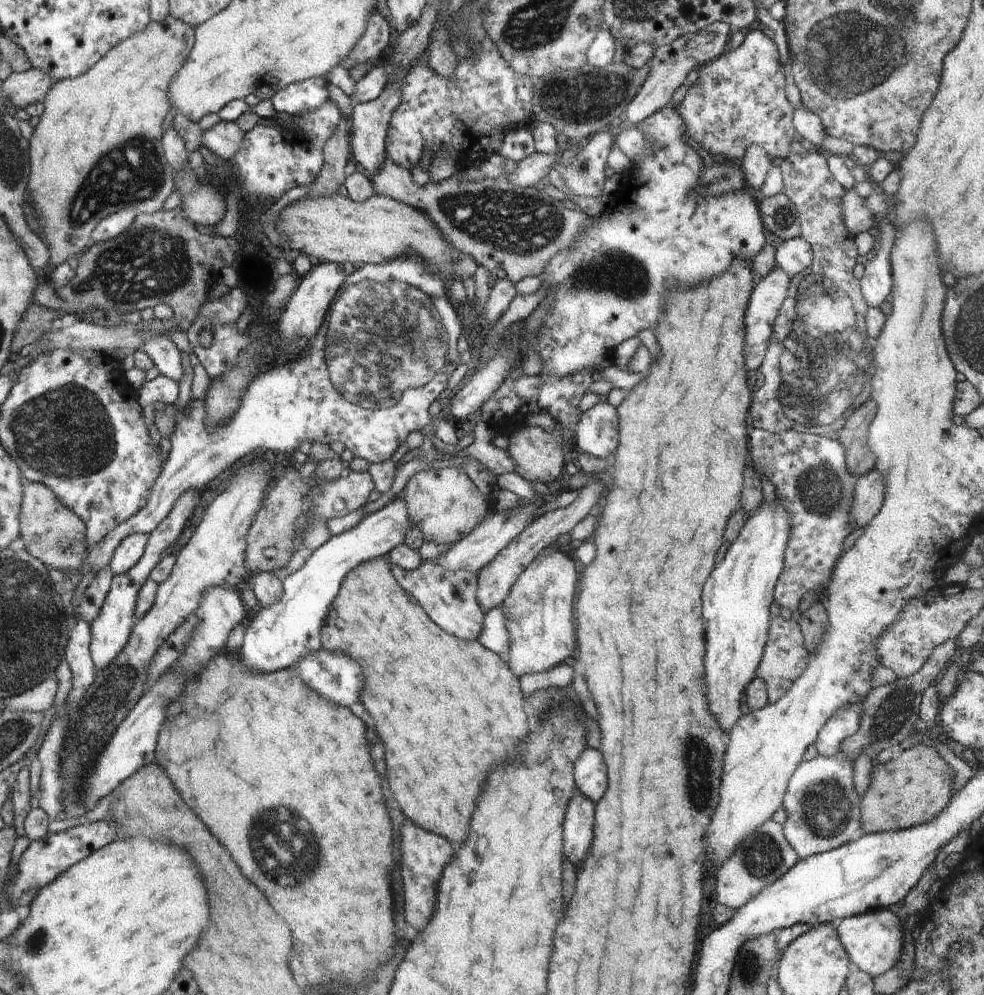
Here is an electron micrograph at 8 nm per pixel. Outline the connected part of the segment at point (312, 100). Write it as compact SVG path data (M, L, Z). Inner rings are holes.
M310 77L301 83L292 83L278 91L271 99L276 112L295 117L316 111L329 100L331 92L324 77Z

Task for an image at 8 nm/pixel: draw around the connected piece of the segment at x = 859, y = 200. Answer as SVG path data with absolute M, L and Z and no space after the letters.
M846 190L841 198L843 219L850 234L857 235L866 232L870 226L877 222L877 218L865 203L866 198L858 195L856 191Z

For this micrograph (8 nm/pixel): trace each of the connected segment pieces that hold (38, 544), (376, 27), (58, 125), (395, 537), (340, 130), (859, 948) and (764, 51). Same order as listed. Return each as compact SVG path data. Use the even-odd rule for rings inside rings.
M27 482L25 500L20 514L20 535L32 556L38 557L42 564L61 570L66 577L74 574L86 554L87 528L84 521L73 510L66 508L61 500L42 483Z
M380 13L370 18L370 24L362 36L362 40L355 45L353 52L347 57L342 67L350 70L359 64L370 62L384 55L384 50L392 44L392 25Z
M168 15L162 22L150 23L140 35L131 36L120 44L117 44L104 58L100 59L96 66L86 71L84 75L71 79L60 79L54 84L48 95L43 100L44 110L39 116L40 120L35 127L32 137L29 140L29 158L31 160L31 173L29 181L25 188L28 205L35 211L35 216L42 226L46 235L46 244L49 250L49 261L53 267L58 267L62 262L66 262L70 256L82 254L86 250L84 246L92 246L88 240L92 230L96 230L102 219L108 215L122 209L132 209L137 213L153 213L160 211L166 198L175 191L175 170L168 164L163 153L161 138L163 137L162 122L166 114L173 108L169 100L169 88L175 75L181 70L189 58L193 47L196 44L196 29L192 28L184 21Z
M402 495L392 499L385 507L364 515L352 529L331 536L315 549L309 560L297 572L283 580L282 596L258 614L245 630L240 660L251 670L276 672L290 669L313 652L322 650L320 628L328 615L330 605L338 594L344 577L370 559L380 559L400 543L406 532L414 526Z
M350 117L341 118L336 130L325 144L324 166L314 179L312 190L306 197L326 196L337 192L347 177L344 167L352 160L350 149Z
M881 908L861 915L846 917L838 922L832 922L832 927L839 934L839 939L850 957L852 967L866 971L873 977L888 972L901 957L906 925L897 917L896 913L892 913L890 910Z
M761 28L748 30L744 41L736 49L727 50L717 59L698 67L697 81L687 87L685 97L676 108L685 122L686 137L701 144L716 160L730 163L732 160L741 161L746 149L754 144L764 148L769 158L786 158L797 132L792 122L795 108L786 98L784 73L774 41L766 37Z

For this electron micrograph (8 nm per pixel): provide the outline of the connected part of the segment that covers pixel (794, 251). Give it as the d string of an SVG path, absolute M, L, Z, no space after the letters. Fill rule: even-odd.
M800 237L785 240L775 249L775 264L790 278L810 266L813 259L811 246Z

